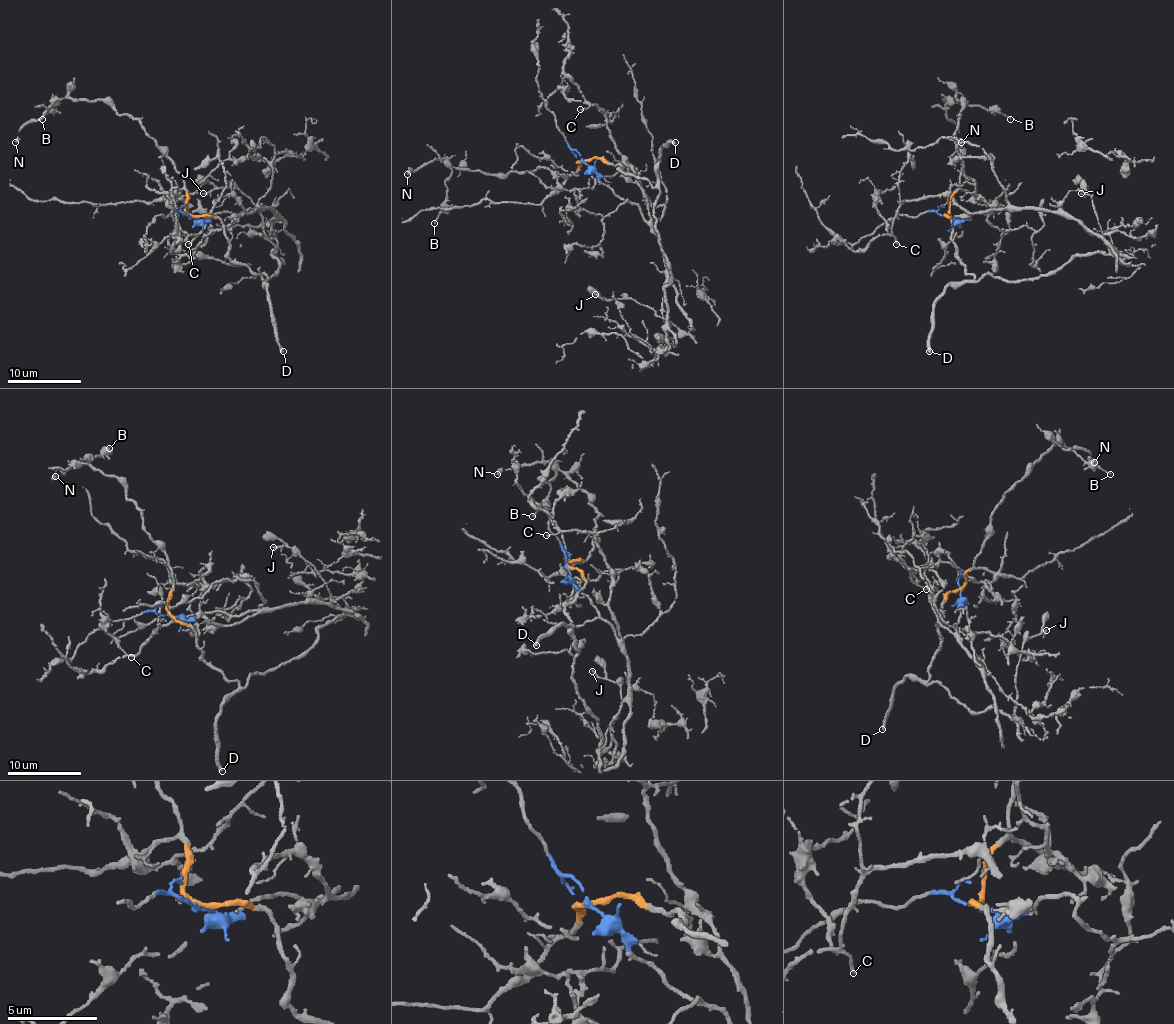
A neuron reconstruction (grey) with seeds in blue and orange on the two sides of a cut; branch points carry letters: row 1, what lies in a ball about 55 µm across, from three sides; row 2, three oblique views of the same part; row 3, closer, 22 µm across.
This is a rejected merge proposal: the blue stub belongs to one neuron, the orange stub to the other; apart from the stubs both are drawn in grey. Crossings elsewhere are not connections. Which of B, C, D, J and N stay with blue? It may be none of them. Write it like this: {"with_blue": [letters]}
{"with_blue": ["C"]}

